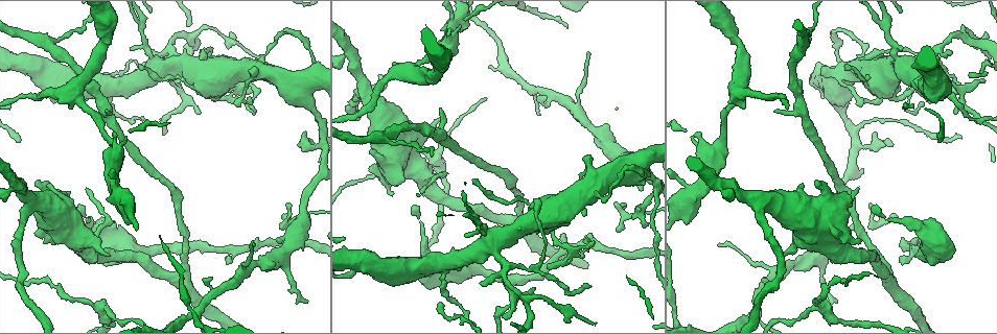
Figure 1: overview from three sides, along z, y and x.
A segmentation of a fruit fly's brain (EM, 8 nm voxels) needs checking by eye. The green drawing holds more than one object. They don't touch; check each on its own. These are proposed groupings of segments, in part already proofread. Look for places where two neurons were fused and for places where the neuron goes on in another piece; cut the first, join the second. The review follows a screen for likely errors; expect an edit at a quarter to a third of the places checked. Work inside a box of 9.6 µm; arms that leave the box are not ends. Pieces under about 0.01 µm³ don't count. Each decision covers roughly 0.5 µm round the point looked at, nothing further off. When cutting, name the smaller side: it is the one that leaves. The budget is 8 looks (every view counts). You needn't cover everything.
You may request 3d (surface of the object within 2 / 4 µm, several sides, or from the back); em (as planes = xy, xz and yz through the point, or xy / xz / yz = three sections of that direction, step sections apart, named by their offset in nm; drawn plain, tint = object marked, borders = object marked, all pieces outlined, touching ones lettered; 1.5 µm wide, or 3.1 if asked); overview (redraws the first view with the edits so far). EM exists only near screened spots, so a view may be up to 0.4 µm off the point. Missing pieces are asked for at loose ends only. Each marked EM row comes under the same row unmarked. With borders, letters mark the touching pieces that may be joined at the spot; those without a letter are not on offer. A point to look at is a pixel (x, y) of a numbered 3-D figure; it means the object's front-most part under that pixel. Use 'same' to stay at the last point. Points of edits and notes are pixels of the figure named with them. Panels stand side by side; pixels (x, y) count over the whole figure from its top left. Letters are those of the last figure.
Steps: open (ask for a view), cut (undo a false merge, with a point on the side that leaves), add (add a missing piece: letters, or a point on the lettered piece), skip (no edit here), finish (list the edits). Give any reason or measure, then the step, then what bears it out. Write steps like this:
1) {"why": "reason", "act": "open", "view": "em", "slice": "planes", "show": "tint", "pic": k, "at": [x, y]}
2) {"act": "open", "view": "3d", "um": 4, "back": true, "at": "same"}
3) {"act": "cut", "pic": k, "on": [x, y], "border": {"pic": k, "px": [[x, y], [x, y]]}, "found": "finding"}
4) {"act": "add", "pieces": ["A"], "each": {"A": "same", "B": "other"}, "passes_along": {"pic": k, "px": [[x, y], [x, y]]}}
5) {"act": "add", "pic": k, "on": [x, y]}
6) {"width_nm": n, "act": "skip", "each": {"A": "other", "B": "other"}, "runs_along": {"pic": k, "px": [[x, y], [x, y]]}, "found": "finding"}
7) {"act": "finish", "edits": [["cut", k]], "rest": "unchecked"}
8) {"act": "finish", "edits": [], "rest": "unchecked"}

{"why": "thin end", "act": "open", "view": "em", "slice": "planes", "show": "borders", "pic": 1, "at": [924, 102]}

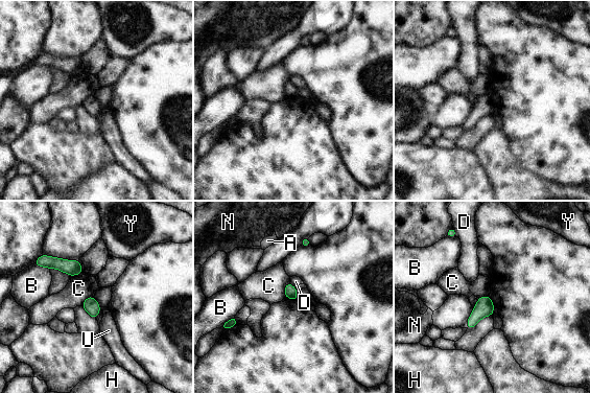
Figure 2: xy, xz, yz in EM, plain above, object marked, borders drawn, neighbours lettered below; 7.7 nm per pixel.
{"act": "skip", "each": {"A": "other", "B": "other", "C": "other", "D": "other", "H": "other", "N": "other", "U": "other", "Y": "other"}, "border": {"pic": 2, "px": [[289, 281], [284, 287], [285, 297]]}, "found": "none of them fits"}

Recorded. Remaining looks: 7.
{"why": "sudden change in width", "act": "open", "view": "em", "slice": "planes", "show": "tint", "pic": 1, "at": [201, 84]}

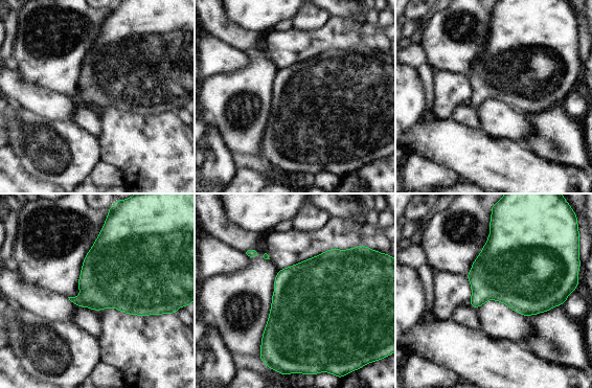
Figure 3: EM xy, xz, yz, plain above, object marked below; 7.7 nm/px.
{"why": "what lies round it", "act": "open", "view": "em", "slice": "planes", "show": "borders", "at": "same"}

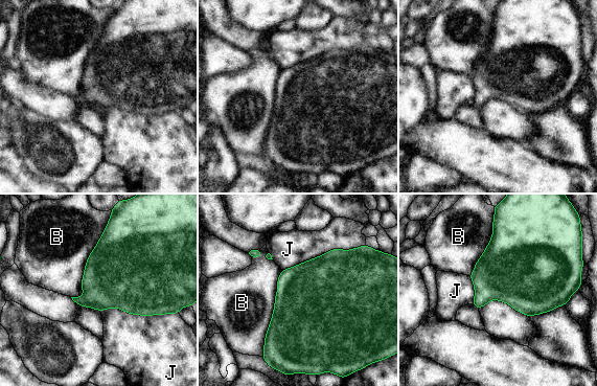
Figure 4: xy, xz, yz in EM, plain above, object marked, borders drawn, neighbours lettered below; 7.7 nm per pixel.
{"act": "skip", "each": {"B": "other", "J": "other"}, "border": {"pic": 4, "px": [[281, 270], [260, 356]]}, "found": "one neuron here"}

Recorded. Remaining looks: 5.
{"act": "open", "view": "3d", "um": 2, "pic": 1, "at": [482, 285]}

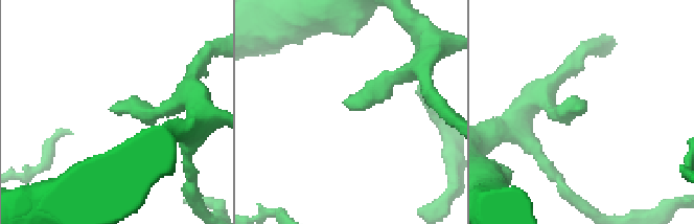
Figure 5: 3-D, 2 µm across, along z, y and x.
{"act": "open", "view": "em", "slice": "yz", "step": 4, "show": "borders", "pic": 5, "at": [348, 104]}

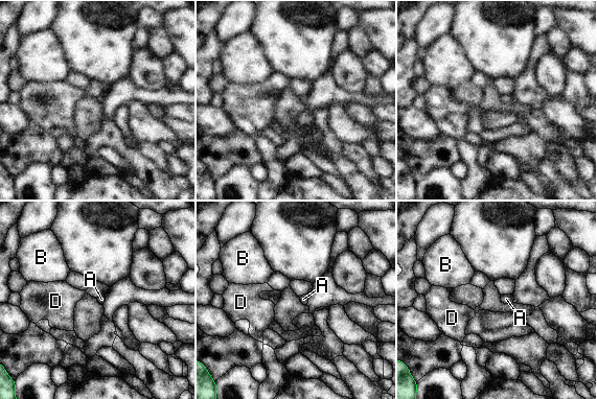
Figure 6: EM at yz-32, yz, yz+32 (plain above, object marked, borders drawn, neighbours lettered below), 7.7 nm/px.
{"why": "cut it another way", "act": "open", "view": "em", "slice": "xy", "step": 8, "show": "borders", "at": "same"}

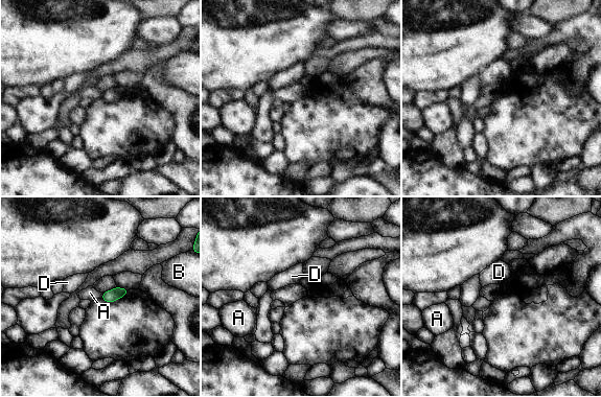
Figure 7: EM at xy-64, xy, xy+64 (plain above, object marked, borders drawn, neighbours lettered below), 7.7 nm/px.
{"act": "skip", "each": {"A": "other", "B": "other", "D": "other"}, "border": {"pic": 7, "px": [[102, 293], [99, 298]]}, "found": "no lettered piece goes on from it"}

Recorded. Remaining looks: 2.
{"act": "finish", "edits": [], "rest": "unchecked"}

